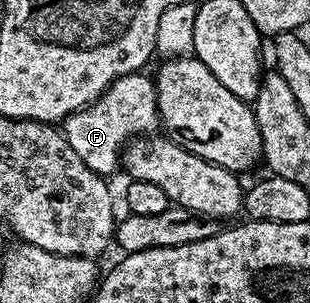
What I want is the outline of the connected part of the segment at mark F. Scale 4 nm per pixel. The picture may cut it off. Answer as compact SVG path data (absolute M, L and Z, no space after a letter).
M136 72L121 76L97 101L64 118L61 129L70 147L93 172L110 176L120 169L123 147L132 138L152 133L160 122L154 77L147 72Z

